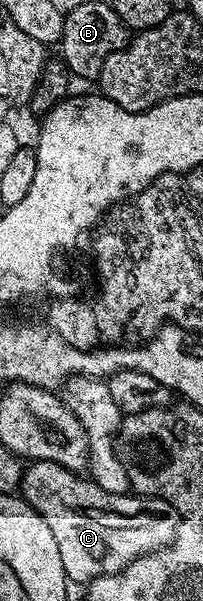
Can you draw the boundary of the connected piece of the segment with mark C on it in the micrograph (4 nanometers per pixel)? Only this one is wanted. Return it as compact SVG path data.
M54 461L29 462L24 469L19 494L23 502L30 504L44 518L46 525L50 525L50 533L54 533L54 541L58 541L64 568L73 584L87 585L93 579L126 569L126 565L138 557L161 551L176 540L176 533L182 526L180 514L165 499L149 499L135 493L106 493L106 489L93 483L91 478L55 464Z

